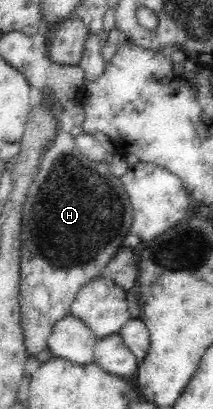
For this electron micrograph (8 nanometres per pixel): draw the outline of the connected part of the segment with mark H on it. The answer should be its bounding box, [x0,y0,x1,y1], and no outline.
[19,88,133,357]

